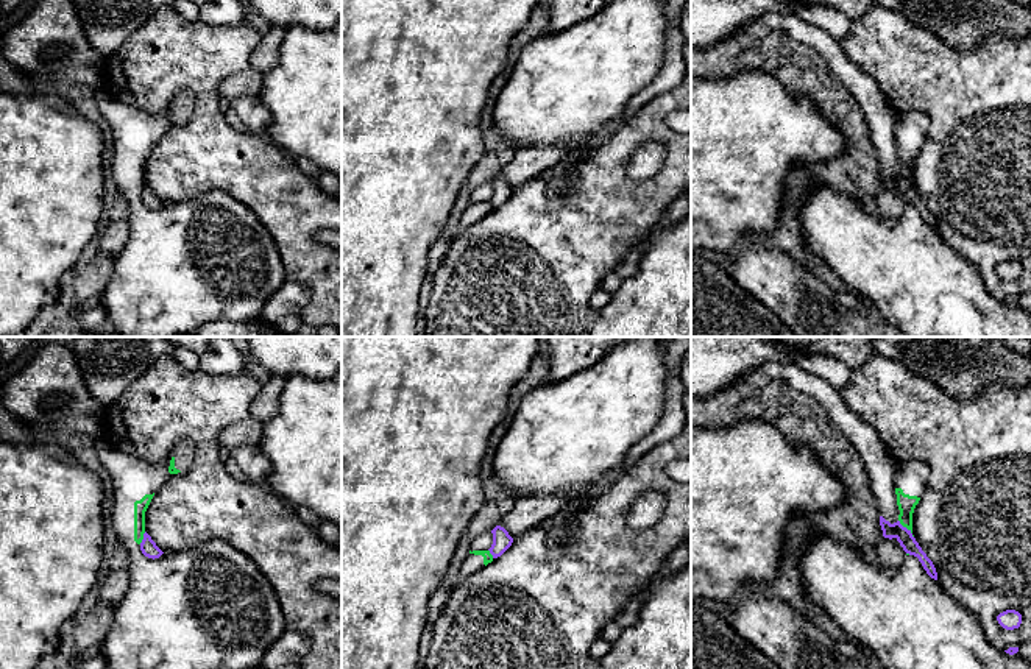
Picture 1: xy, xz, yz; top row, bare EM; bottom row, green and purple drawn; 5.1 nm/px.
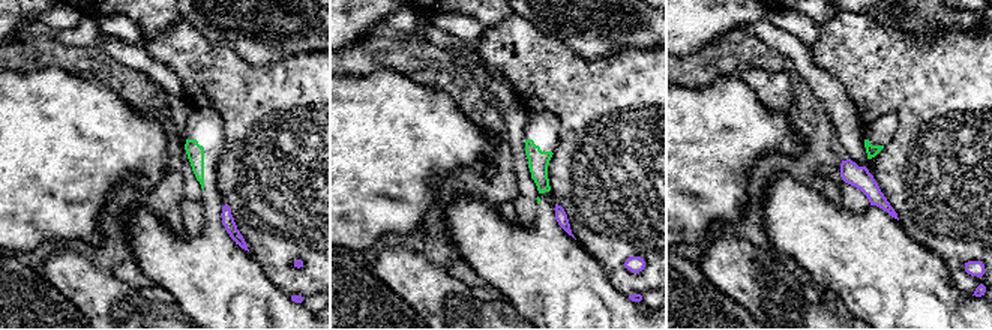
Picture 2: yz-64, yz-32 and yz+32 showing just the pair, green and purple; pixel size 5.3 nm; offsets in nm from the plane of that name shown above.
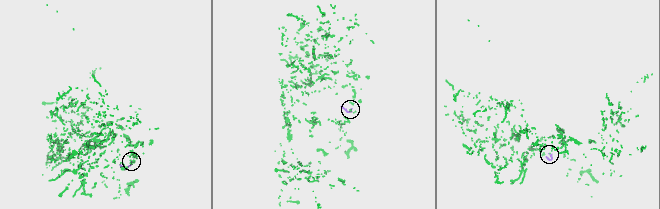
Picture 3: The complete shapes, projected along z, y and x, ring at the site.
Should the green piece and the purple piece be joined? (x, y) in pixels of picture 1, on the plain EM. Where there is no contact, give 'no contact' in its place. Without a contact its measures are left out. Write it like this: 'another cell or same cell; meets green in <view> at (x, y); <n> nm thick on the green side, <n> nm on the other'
another cell; meets green in yz at (906, 178); 90 nm thick on the green side, 80 nm on the other

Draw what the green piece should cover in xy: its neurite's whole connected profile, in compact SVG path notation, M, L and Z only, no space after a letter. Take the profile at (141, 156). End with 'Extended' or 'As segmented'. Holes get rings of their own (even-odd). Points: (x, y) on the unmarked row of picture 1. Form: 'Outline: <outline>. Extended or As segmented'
Outline: M97 90L95 103L111 126L114 153L111 176L119 193L128 203L128 240L114 259L112 274L100 299L119 337L195 337L198 329L215 320L251 321L260 317L265 304L287 281L278 246L256 217L242 201L223 190L212 190L187 201L162 204L148 209L140 201L145 184L145 162L154 143L167 133L170 125L186 122L193 109L193 98L187 90L178 90L172 109L164 115L147 114L125 101Z. Extended

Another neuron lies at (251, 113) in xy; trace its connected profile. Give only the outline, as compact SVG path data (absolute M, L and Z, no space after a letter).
M239 97L232 103L239 120L246 129L257 136L265 136L270 123L270 112L259 97Z

